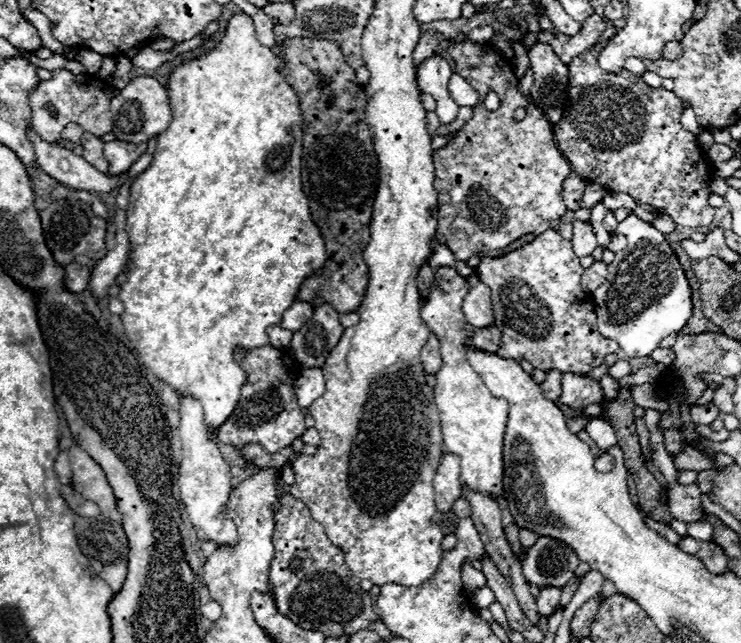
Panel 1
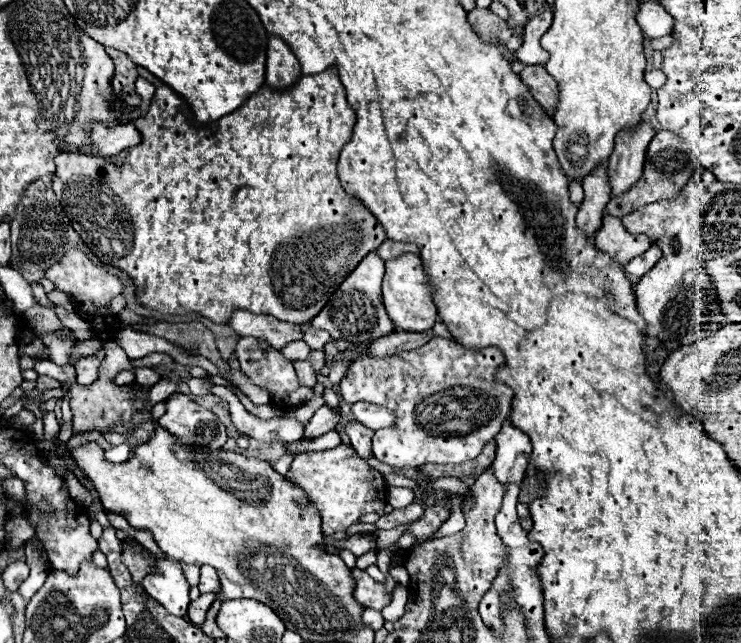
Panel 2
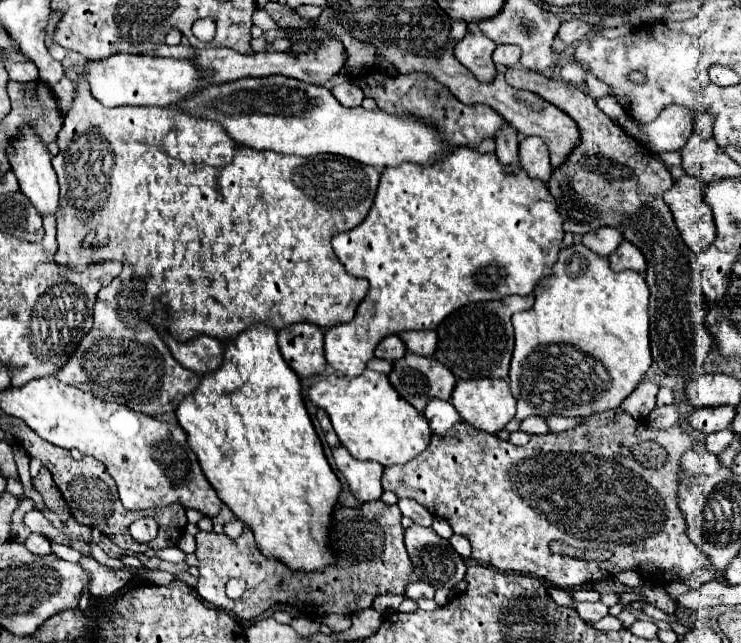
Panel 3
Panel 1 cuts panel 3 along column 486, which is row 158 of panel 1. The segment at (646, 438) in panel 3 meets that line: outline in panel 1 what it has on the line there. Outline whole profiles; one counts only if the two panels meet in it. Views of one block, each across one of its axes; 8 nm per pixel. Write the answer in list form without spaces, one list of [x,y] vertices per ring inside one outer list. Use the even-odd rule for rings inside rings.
[[[452,40],[448,46],[448,56],[454,62],[454,72],[478,92],[478,102],[472,106],[474,116],[460,128],[460,132],[442,150],[432,154],[436,168],[434,188],[438,192],[436,240],[440,244],[446,244],[456,260],[468,260],[470,256],[484,250],[506,248],[520,236],[532,234],[544,220],[562,218],[568,210],[562,202],[562,182],[568,178],[572,168],[554,142],[552,124],[528,100],[528,96],[518,90],[514,64],[508,58],[502,58],[490,44],[478,44],[472,40]],[[490,90],[494,90],[500,98],[500,108],[494,112],[484,108],[484,98]],[[516,108],[526,110],[526,118],[522,122],[512,120]]]

